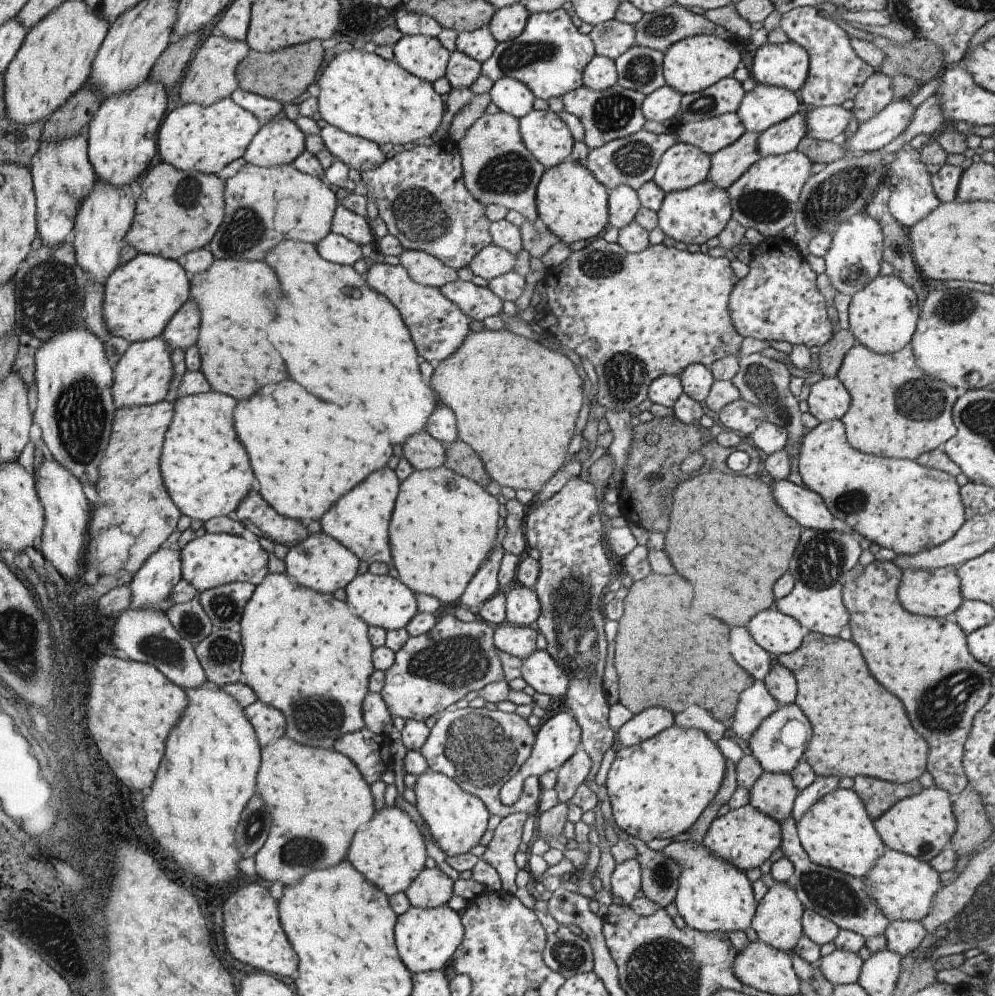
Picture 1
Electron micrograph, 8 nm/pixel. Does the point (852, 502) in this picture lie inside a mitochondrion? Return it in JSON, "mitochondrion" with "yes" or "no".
{"mitochondrion":"yes"}

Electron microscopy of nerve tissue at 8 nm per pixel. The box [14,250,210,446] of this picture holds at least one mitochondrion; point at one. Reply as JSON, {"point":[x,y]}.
{"point":[49,293]}

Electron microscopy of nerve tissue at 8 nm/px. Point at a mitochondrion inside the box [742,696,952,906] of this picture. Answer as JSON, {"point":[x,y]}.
{"point":[925,848]}

